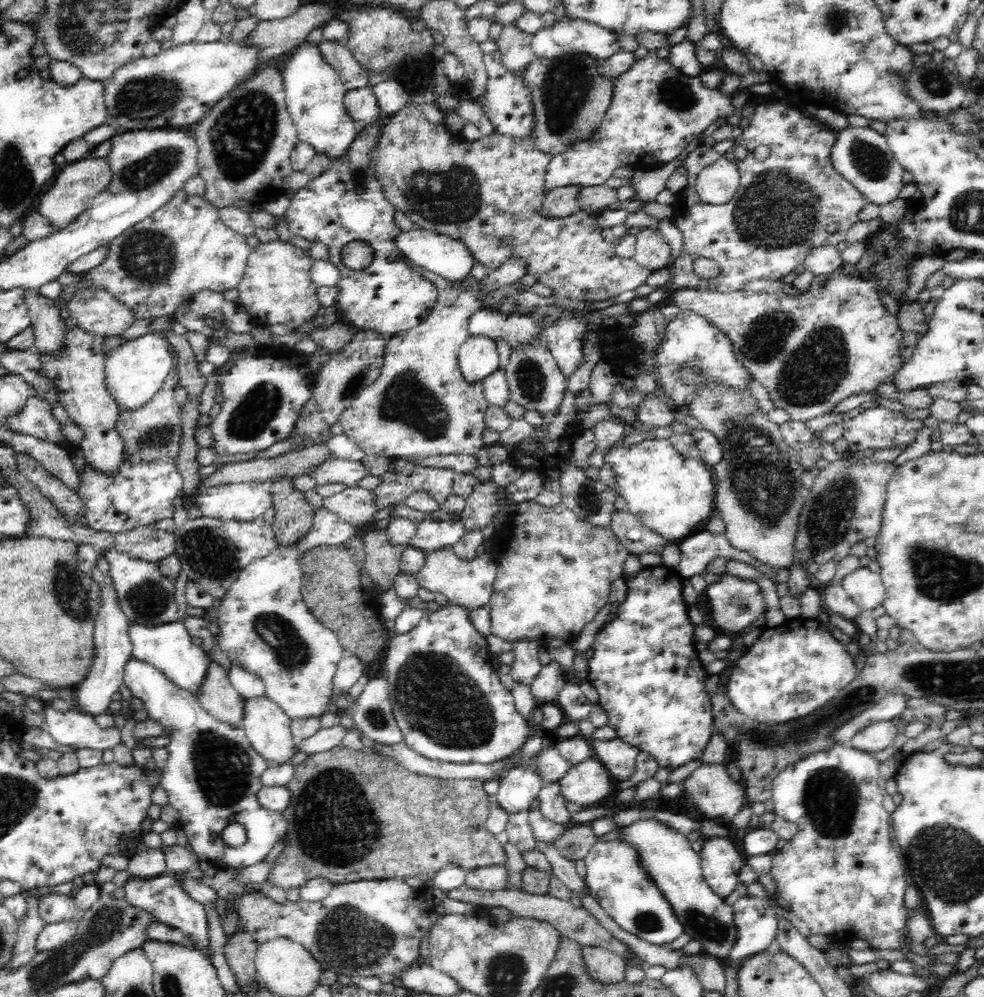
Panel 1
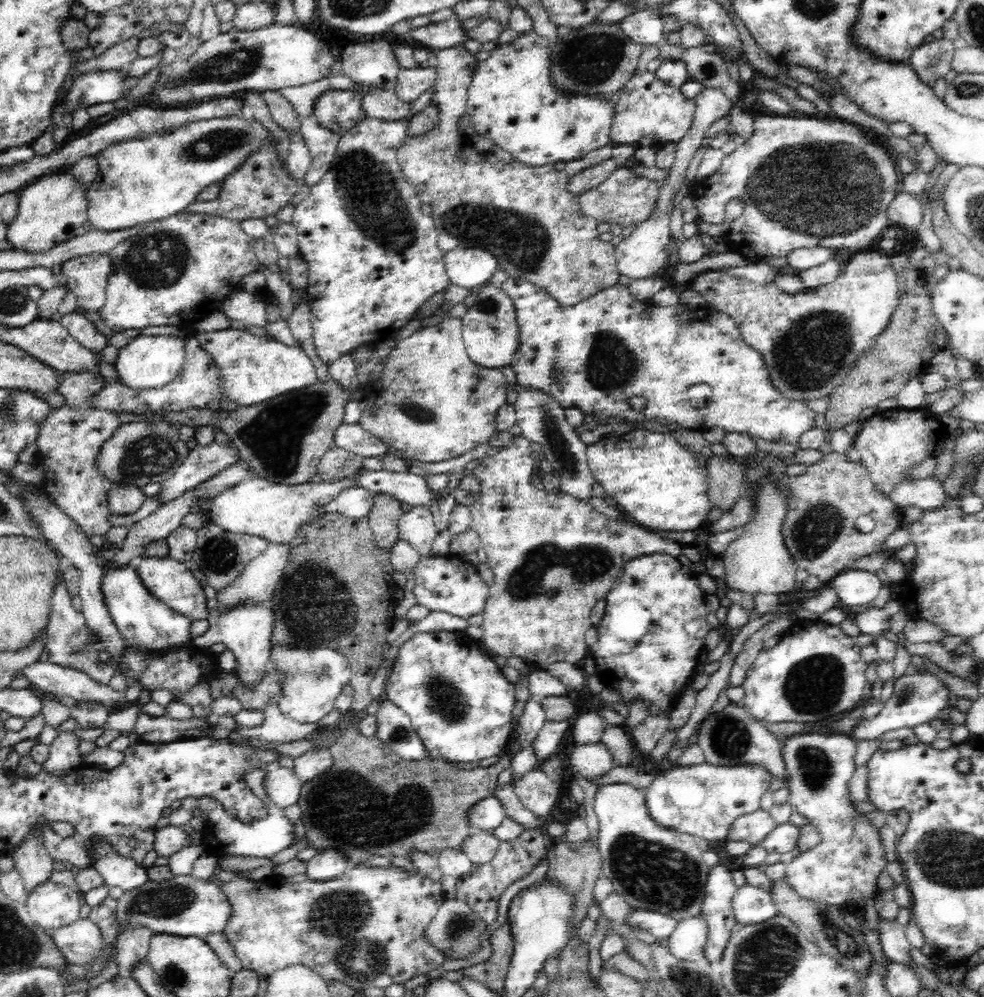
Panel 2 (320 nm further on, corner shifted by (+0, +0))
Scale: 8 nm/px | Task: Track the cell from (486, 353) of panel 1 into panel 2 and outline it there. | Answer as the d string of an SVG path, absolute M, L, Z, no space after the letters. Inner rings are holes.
M492 283L485 284L478 292L475 303L461 319L463 320L463 341L471 362L489 369L500 369L510 365L518 348L518 326L515 324L514 303L502 288Z

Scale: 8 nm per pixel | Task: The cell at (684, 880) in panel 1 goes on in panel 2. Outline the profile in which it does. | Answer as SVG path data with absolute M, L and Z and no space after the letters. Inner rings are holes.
M630 784L600 785L594 798L594 810L599 820L599 851L602 857L602 873L613 881L614 892L621 894L634 909L654 911L680 922L698 919L702 914L708 874L711 866L702 859L694 836L660 825L649 814L646 806L645 789Z

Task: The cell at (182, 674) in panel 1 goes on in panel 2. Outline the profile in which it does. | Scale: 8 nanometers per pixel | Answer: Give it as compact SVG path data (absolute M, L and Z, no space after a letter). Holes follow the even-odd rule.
M130 561L125 565L112 565L112 563L103 565L101 591L114 625L128 644L146 655L166 656L170 652L181 651L189 646L192 640L190 634L192 617L174 612L146 590L135 572L138 568L137 561Z

